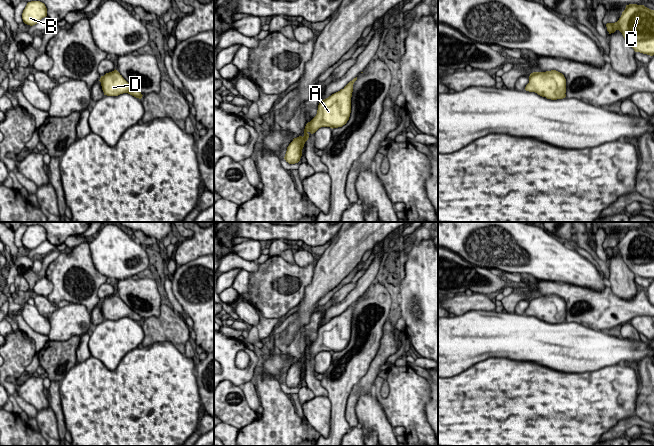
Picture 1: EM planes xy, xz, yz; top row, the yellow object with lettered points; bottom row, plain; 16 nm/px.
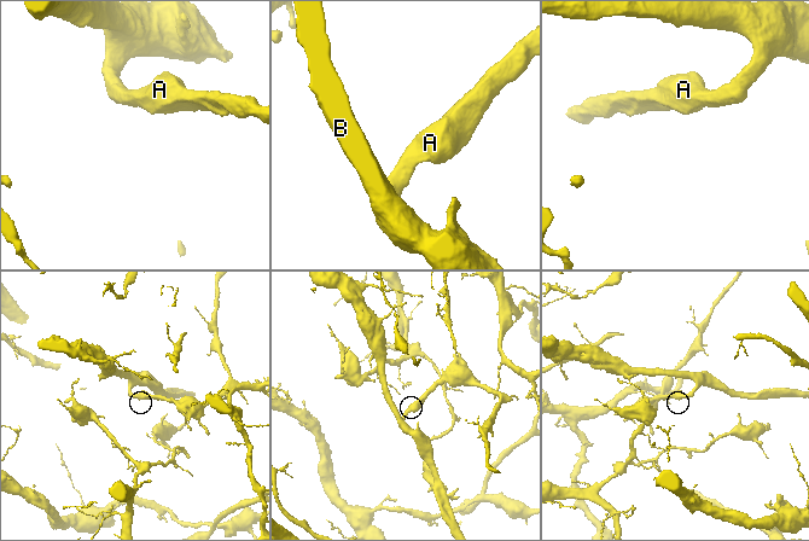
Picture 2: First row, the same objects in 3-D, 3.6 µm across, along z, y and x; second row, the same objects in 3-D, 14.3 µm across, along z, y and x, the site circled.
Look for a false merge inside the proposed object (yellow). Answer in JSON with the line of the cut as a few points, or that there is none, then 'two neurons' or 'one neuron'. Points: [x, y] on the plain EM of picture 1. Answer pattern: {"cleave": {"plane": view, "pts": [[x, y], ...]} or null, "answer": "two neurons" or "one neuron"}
{"cleave": null, "answer": "one neuron"}

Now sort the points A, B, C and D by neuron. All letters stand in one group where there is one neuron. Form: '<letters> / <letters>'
A B C D

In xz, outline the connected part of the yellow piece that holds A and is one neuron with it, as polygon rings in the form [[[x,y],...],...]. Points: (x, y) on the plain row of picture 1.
[[[357,301],[350,305],[343,313],[322,324],[318,329],[316,340],[306,348],[304,360],[294,362],[287,371],[284,383],[289,388],[300,385],[302,373],[309,362],[309,356],[315,357],[321,351],[338,352],[347,347],[351,337],[351,321],[353,308]]]

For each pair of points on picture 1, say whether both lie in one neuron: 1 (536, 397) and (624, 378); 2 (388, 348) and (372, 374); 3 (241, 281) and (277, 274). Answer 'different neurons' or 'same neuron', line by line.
1: same neuron
2: same neuron
3: different neurons

